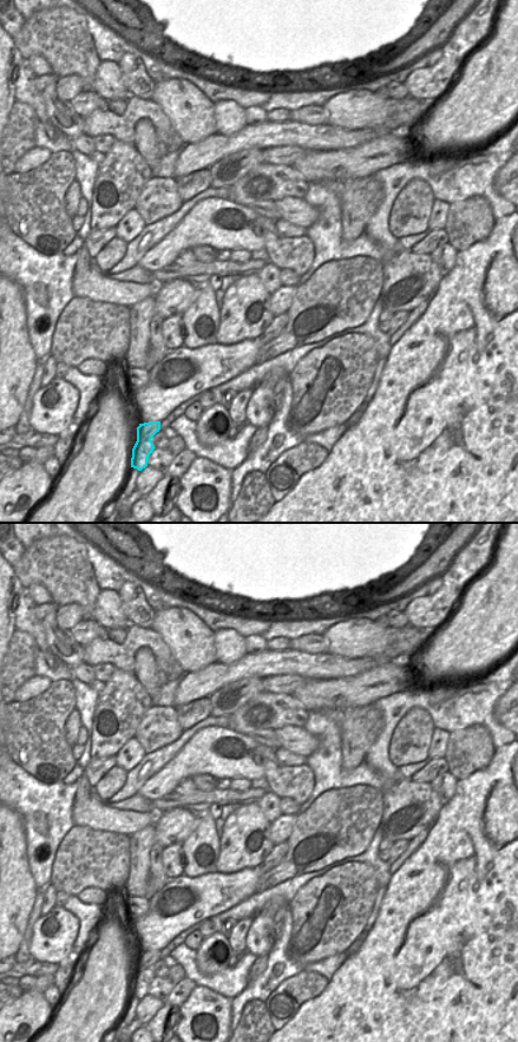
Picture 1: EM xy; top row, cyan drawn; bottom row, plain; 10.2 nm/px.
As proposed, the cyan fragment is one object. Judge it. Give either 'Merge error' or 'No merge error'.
No merge error

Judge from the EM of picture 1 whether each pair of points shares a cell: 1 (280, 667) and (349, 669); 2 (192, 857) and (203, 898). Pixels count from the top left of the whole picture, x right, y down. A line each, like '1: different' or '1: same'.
1: same
2: different

